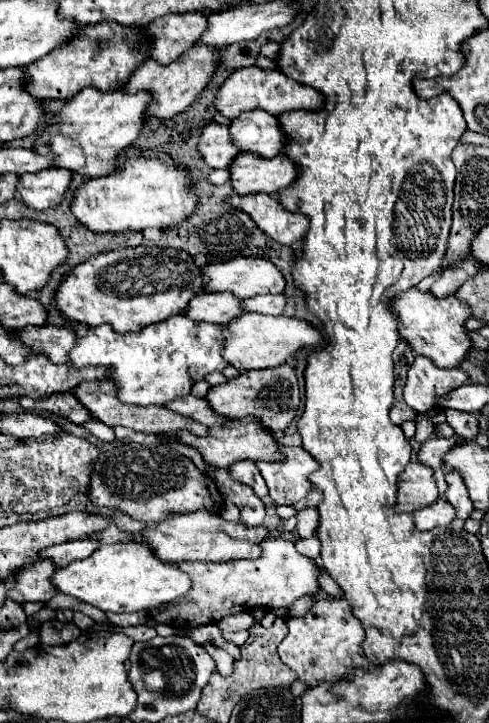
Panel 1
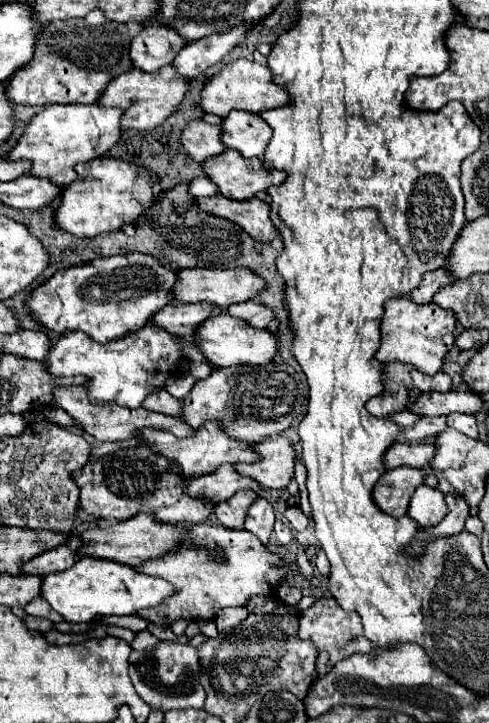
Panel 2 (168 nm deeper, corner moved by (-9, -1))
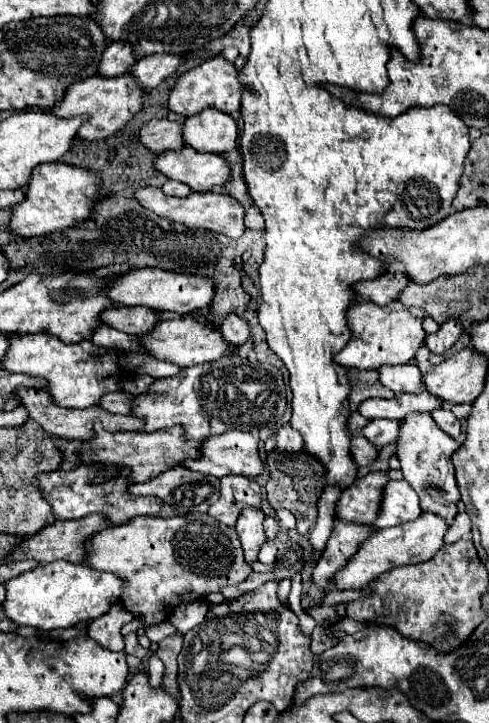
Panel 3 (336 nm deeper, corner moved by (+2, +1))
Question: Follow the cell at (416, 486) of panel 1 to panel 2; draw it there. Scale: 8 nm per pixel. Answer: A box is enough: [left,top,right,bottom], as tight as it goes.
[373,467,425,517]

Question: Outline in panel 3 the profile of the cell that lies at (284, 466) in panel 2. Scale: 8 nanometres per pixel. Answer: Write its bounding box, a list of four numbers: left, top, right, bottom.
[180,431,262,477]

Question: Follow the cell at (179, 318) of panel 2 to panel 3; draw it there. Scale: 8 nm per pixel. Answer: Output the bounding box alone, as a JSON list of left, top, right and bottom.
[100,307,160,335]

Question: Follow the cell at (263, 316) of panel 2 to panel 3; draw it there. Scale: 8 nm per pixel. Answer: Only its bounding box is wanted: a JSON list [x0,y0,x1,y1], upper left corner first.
[220,315,250,347]

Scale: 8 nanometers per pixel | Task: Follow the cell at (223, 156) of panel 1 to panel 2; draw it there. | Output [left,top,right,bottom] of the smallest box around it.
[181,121,227,163]

